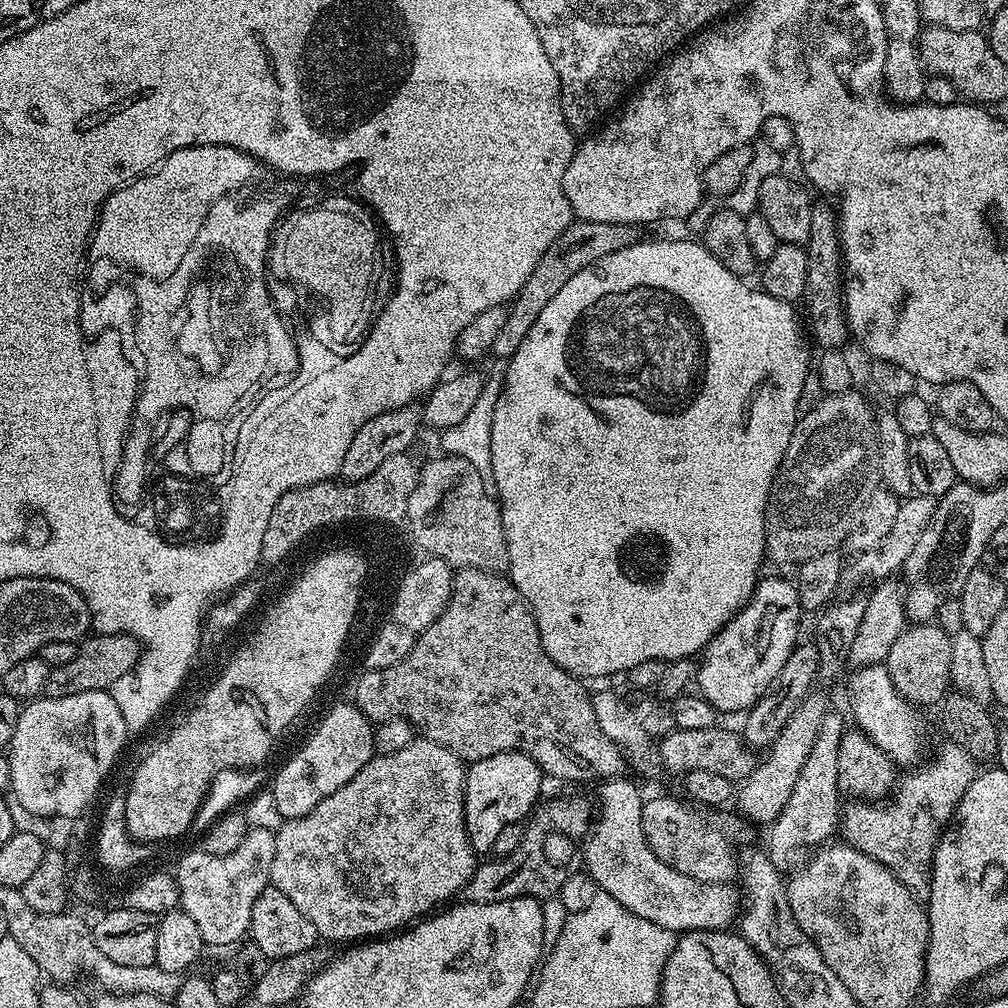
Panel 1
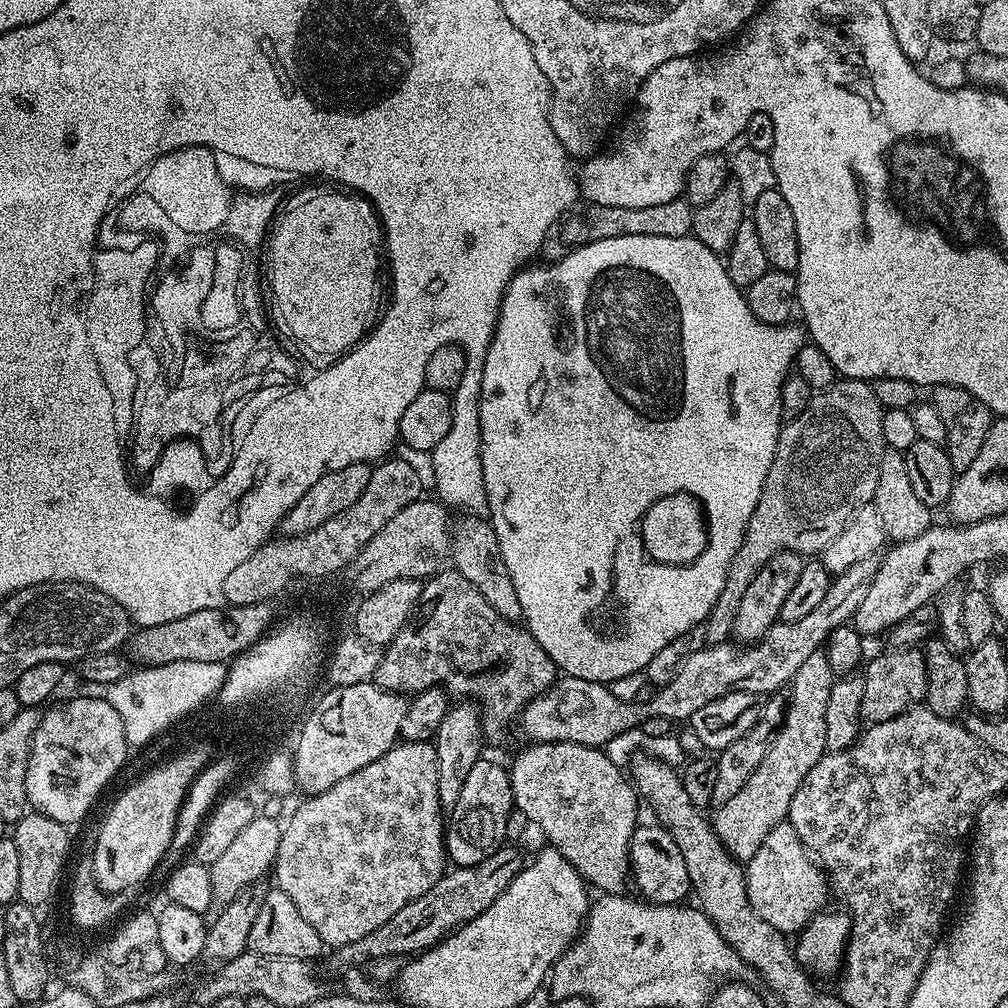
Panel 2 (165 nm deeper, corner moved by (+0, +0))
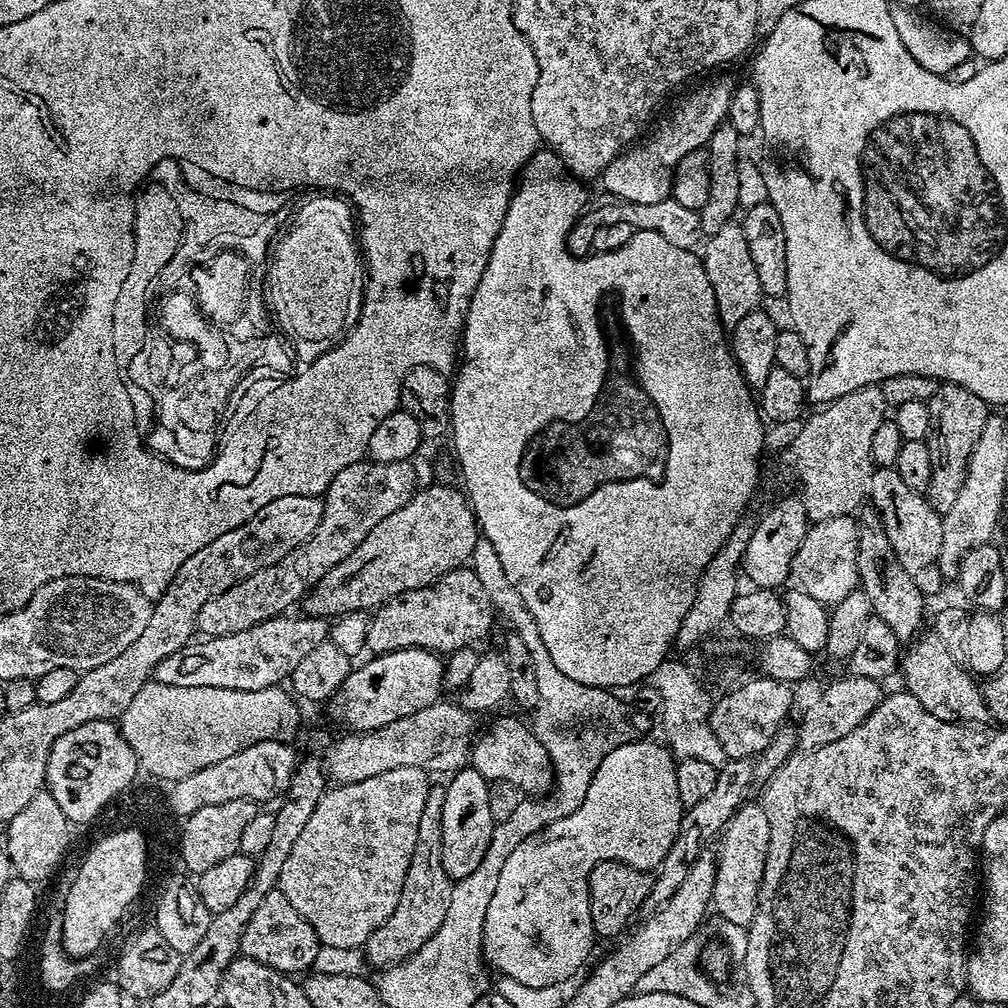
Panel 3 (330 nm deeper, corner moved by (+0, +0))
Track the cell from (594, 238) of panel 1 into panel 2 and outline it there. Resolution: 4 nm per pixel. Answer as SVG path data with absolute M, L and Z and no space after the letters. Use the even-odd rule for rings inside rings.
M671 200L661 202L659 206L638 206L637 208L623 208L622 206L598 206L588 204L584 208L577 207L569 210L560 217L544 239L543 251L549 252L549 257L559 258L567 256L576 248L602 238L611 236L653 236L654 238L682 238L692 231L692 213L694 211L687 200Z

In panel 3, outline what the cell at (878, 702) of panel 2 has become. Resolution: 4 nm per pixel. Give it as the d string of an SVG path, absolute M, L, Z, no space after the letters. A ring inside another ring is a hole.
M844 674L841 680L828 684L816 700L808 704L808 709L800 716L800 724L795 725L796 742L803 751L809 752L815 748L826 746L830 742L838 742L838 738L846 738L850 730L858 730L866 718L879 706L882 699L881 681L870 678Z

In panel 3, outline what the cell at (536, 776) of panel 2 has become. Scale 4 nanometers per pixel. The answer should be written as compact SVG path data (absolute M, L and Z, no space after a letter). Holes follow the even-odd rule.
M500 716L483 732L484 729L479 733L470 755L471 767L476 768L478 774L482 774L490 782L512 783L532 798L549 791L554 780L552 759L525 721L523 724L512 716Z

